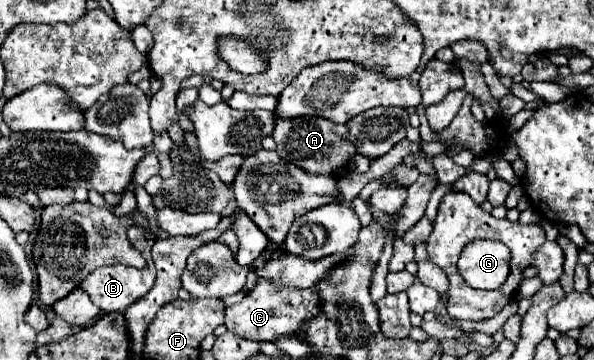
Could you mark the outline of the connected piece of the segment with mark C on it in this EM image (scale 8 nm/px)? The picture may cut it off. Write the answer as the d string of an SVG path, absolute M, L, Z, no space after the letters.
M259 279L257 285L245 299L233 307L225 309L225 327L251 341L271 341L275 343L283 335L301 337L301 325L321 313L321 299L311 289L295 289L295 287L277 287L271 281Z

